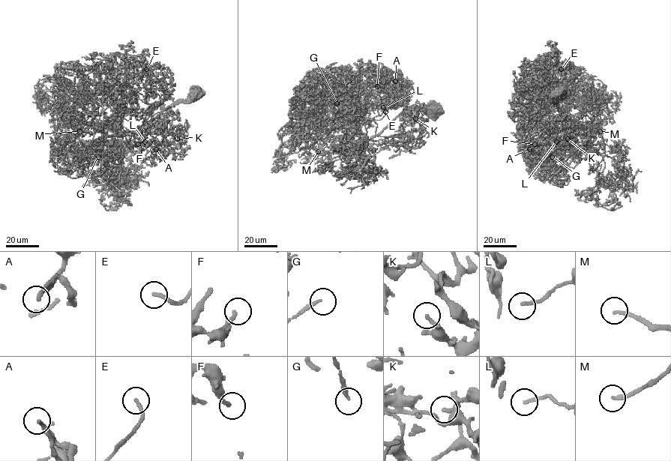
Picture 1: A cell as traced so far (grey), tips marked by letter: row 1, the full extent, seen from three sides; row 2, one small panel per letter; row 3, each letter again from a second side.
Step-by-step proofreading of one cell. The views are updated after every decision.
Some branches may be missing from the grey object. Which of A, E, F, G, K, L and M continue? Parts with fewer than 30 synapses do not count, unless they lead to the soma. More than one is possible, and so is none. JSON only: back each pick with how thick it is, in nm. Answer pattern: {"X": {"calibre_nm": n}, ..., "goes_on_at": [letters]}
{"E": {"calibre_nm": 180}, "M": {"calibre_nm": 200}, "goes_on_at": ["E", "M"]}

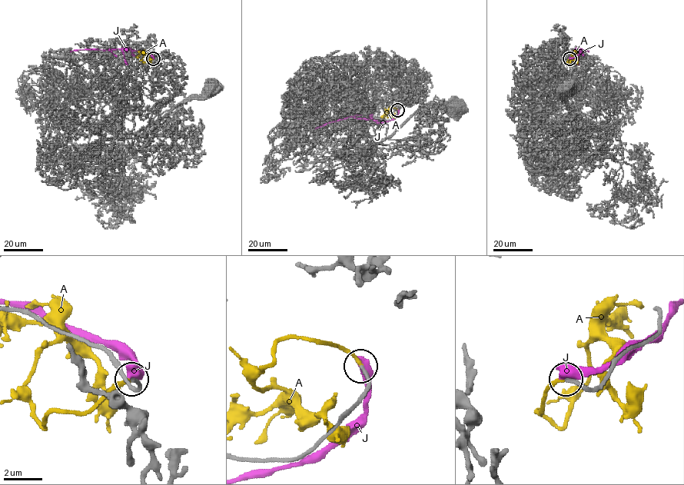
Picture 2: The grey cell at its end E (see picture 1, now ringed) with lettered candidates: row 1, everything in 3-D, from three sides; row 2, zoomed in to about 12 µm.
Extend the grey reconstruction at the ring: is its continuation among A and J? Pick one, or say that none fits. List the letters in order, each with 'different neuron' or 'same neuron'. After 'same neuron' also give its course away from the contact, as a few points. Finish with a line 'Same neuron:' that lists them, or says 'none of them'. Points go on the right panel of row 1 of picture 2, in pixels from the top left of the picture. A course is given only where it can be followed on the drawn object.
A: same neuron; it runs (570, 58), (567, 61), (569, 63), (574, 54), (577, 64)
J: different neuron
Same neuron: A

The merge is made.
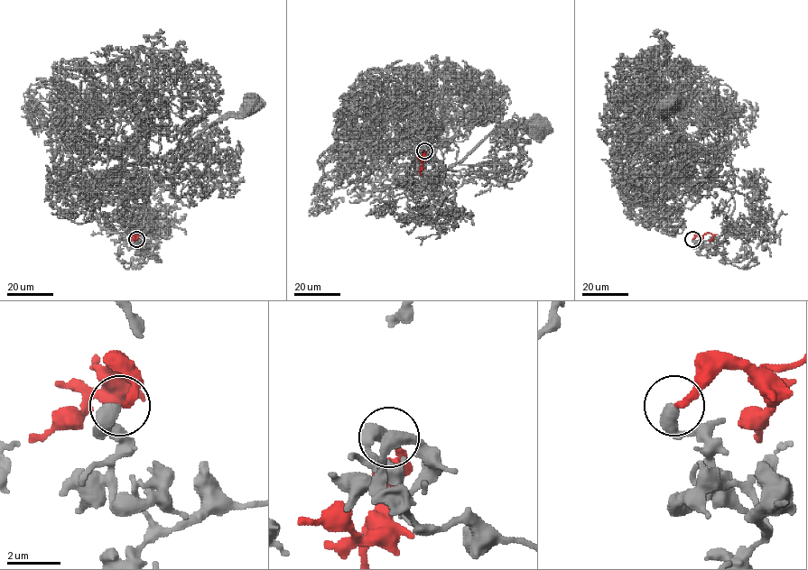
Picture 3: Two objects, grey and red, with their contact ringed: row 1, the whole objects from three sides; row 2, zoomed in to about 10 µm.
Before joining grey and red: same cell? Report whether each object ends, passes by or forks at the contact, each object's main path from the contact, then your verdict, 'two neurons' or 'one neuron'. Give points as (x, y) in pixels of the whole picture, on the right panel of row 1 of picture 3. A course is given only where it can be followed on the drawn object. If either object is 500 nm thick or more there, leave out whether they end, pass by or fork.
grey ends | red ends | grey via (692, 239), (732, 262), (750, 255), (730, 234), (734, 198), (690, 164), (715, 160), (669, 124), (667, 103) | red via (692, 239), (710, 233), (713, 238), (710, 241) | one neuron

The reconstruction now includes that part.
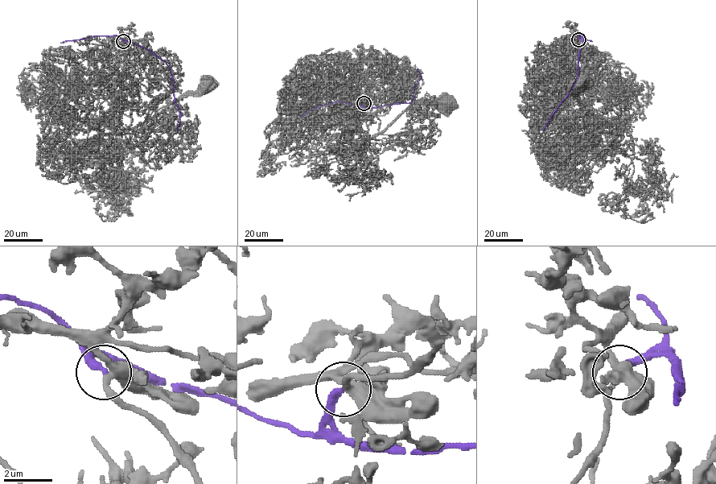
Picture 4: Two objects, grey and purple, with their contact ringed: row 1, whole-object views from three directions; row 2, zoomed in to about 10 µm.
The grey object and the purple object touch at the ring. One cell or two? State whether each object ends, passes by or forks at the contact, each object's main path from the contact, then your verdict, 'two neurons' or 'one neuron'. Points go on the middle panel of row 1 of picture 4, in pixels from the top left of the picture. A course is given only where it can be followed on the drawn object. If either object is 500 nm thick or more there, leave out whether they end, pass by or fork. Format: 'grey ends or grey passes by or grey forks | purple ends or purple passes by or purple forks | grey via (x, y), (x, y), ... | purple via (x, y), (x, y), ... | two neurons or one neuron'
grey forks | purple ends | grey via (364, 103), (366, 88), (379, 99), (351, 123), (355, 141), (415, 104), (446, 102) | purple via (364, 103), (364, 107), (410, 103), (420, 79), (417, 68) | two neurons

